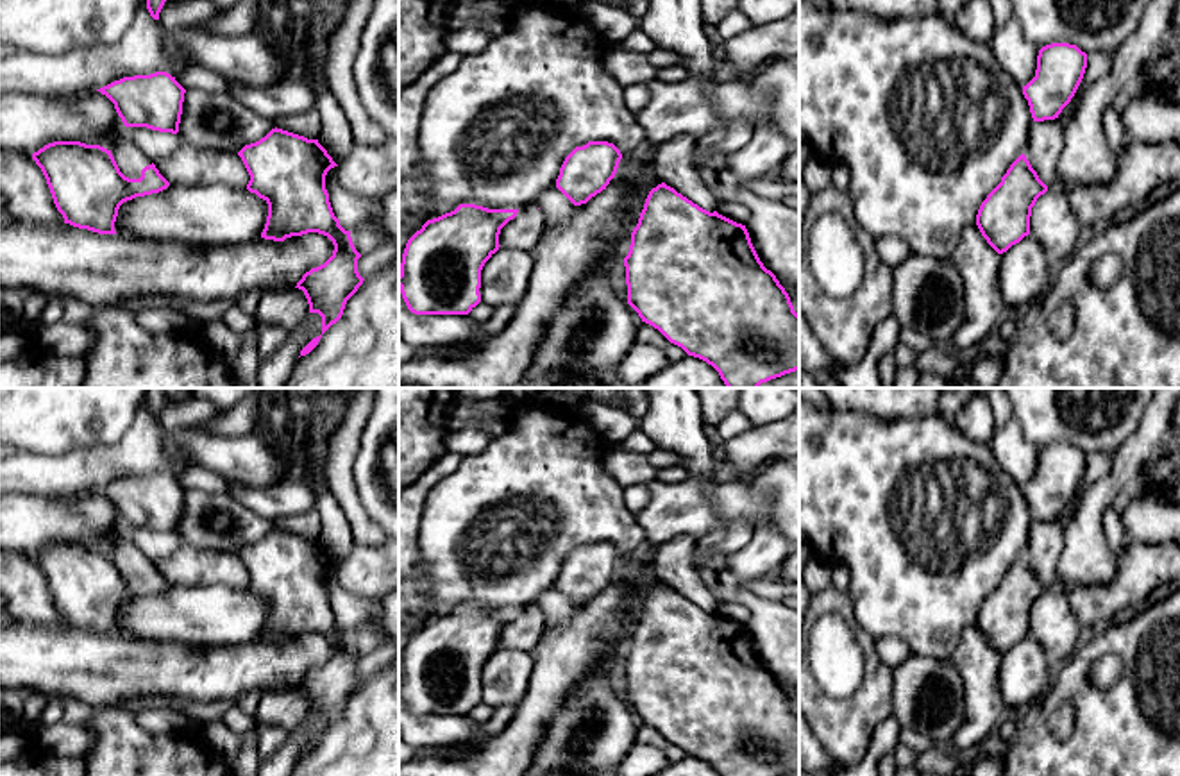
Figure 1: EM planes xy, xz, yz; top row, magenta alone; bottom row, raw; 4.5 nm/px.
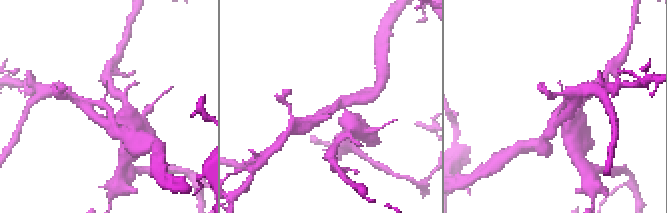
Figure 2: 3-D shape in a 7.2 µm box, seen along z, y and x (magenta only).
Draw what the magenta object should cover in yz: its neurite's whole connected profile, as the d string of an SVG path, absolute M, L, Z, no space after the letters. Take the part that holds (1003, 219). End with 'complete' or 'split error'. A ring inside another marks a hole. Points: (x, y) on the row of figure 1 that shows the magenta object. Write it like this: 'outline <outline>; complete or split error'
outline M1051 43L1039 50L1035 77L1023 86L1033 123L1026 150L982 202L976 225L987 243L1007 252L1030 234L1032 207L1057 181L1064 125L1058 114L1075 97L1087 68L1076 45Z; split error

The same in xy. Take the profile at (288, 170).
outline M277 127L259 141L245 145L238 156L250 175L247 190L268 204L268 216L261 238L284 241L291 236L318 232L327 236L334 245L333 256L324 265L306 272L295 286L304 291L309 313L318 313L322 316L324 334L341 318L347 300L365 281L358 272L358 259L361 254L352 243L350 231L345 231L334 216L325 190L325 175L338 164L318 139L308 139Z; complete

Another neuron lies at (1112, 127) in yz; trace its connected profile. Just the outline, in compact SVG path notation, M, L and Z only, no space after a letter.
M1110 105L1103 114L1103 132L1107 138L1108 147L1117 156L1126 143L1130 141L1126 138L1126 132L1121 123L1121 114Z

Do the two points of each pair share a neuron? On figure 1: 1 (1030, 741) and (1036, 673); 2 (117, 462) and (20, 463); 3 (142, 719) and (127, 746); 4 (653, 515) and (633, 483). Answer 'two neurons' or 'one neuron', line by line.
1: two neurons
2: one neuron
3: two neurons
4: two neurons

